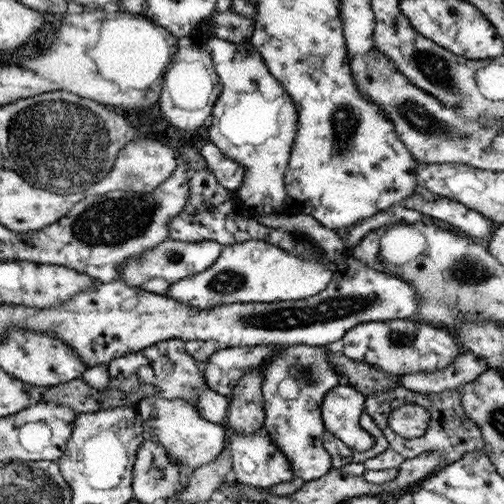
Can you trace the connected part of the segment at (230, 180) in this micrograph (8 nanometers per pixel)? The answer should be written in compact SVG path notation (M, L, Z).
M203 142L199 146L200 156L204 158L208 170L216 178L216 181L228 191L235 191L243 178L244 168L230 158L222 155L222 152L214 145Z

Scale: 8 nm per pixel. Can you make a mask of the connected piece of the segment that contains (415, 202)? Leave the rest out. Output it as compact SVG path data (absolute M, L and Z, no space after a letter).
M417 185L400 204L418 210L421 214L443 220L473 238L487 238L494 229L492 222L476 210L467 208L455 200L429 192Z

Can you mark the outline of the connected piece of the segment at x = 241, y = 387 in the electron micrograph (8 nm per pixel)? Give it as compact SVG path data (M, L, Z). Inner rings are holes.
M249 371L241 376L228 396L227 428L234 434L253 434L262 429L264 409L260 386L262 373Z

